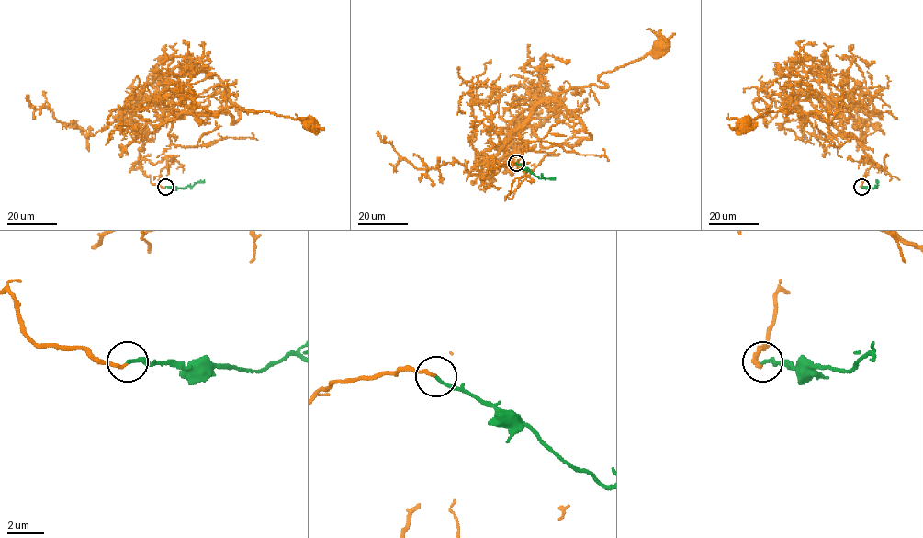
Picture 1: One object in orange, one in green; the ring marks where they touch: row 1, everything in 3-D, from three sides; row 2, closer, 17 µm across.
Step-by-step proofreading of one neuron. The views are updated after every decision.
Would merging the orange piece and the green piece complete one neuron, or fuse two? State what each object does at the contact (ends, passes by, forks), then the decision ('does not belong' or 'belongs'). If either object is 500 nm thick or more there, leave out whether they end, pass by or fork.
orange ends there; green ends there; belongs

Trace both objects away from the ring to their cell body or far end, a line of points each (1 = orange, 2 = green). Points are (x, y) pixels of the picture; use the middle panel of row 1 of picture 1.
1: (515, 163), (491, 170), (505, 142), (546, 97), (604, 87), (598, 79), (602, 74), (663, 44)
2: (516, 163), (539, 178), (555, 177)

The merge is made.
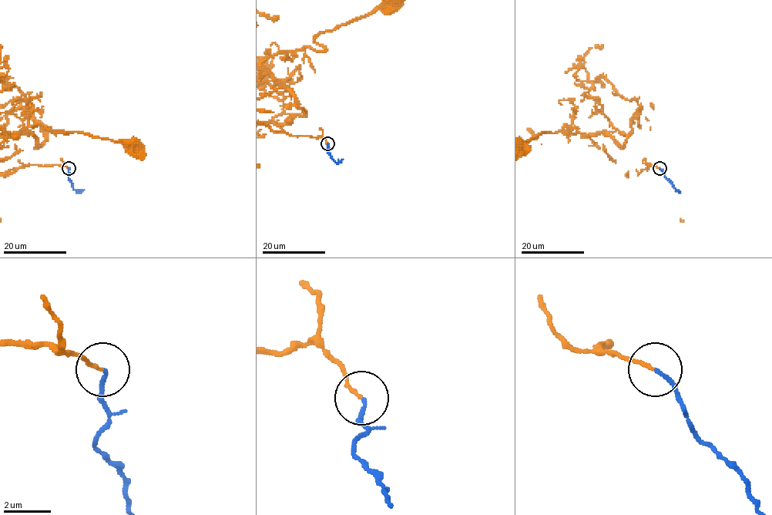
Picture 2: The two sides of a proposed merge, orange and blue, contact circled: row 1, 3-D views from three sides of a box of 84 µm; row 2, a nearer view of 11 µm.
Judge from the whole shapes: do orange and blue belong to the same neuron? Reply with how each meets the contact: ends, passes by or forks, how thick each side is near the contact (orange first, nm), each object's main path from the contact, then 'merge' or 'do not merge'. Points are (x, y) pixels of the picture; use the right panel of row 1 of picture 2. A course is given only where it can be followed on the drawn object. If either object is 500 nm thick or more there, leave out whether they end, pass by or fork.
orange ends there; blue ends there; 140 nm thick on the orange side, 140 nm on the other; orange runs (660, 168), (651, 164), (636, 176), (613, 143), (572, 133), (565, 124), (567, 132), (542, 132); blue runs (660, 168), (678, 190), (676, 190); merge

